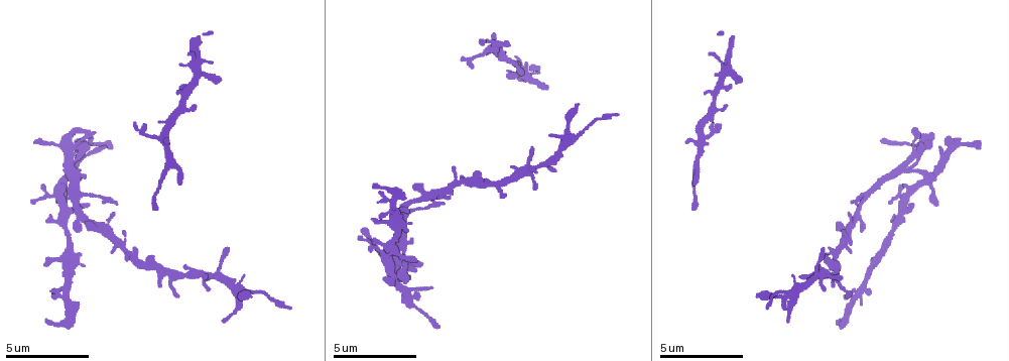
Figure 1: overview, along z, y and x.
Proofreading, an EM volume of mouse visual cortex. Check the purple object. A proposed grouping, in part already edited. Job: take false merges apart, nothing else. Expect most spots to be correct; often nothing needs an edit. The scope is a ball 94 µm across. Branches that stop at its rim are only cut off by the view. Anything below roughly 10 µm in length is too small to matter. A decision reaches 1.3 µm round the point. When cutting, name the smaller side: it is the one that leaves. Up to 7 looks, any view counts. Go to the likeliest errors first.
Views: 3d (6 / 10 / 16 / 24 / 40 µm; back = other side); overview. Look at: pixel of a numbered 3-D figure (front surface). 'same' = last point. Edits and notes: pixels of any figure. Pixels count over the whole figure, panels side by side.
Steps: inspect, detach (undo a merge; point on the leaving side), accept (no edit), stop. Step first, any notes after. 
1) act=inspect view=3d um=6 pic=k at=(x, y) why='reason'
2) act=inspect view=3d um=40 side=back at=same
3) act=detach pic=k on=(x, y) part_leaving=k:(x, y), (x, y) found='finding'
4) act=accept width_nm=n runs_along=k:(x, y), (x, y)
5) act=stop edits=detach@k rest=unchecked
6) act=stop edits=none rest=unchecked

act=inspect view=3d um=10 pic=1 at=(530, 162)

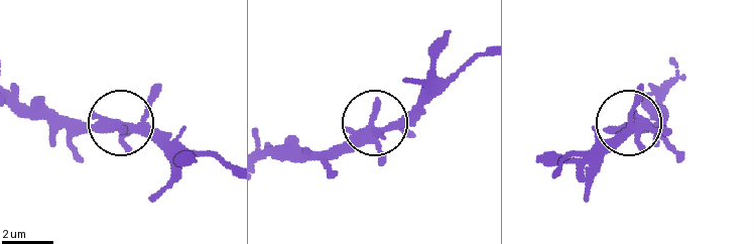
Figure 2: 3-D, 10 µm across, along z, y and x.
act=accept width_nm=340 runs_along=2:(77, 121), (114, 121), (170, 134) found='continuous, no second cell'

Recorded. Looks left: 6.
act=inspect view=3d um=6 pic=1 at=(496, 43) why='side arm on a straight run'

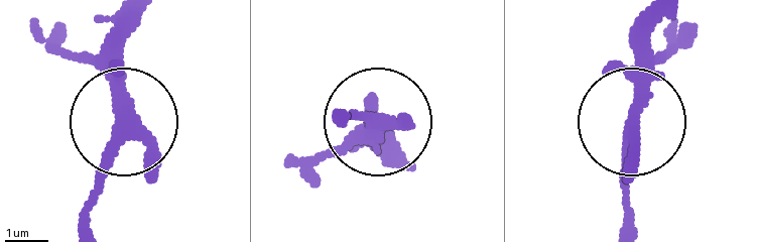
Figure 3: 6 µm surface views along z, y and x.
act=accept width_nm=290 found='all the same cell'

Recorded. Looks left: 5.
act=inspect view=3d um=6 pic=1 at=(408, 204)

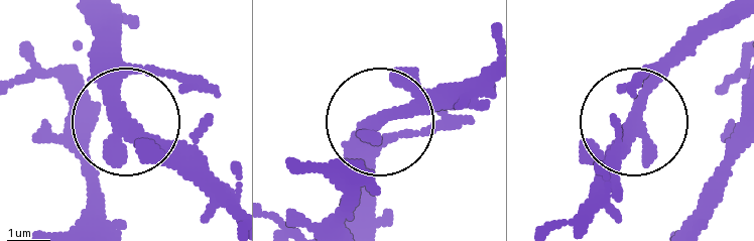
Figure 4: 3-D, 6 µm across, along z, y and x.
act=accept width_nm=280 runs_along=4:(578, 225), (628, 116), (704, 33) found='all the same cell'

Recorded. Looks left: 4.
act=stop edits=none rest=unchecked

